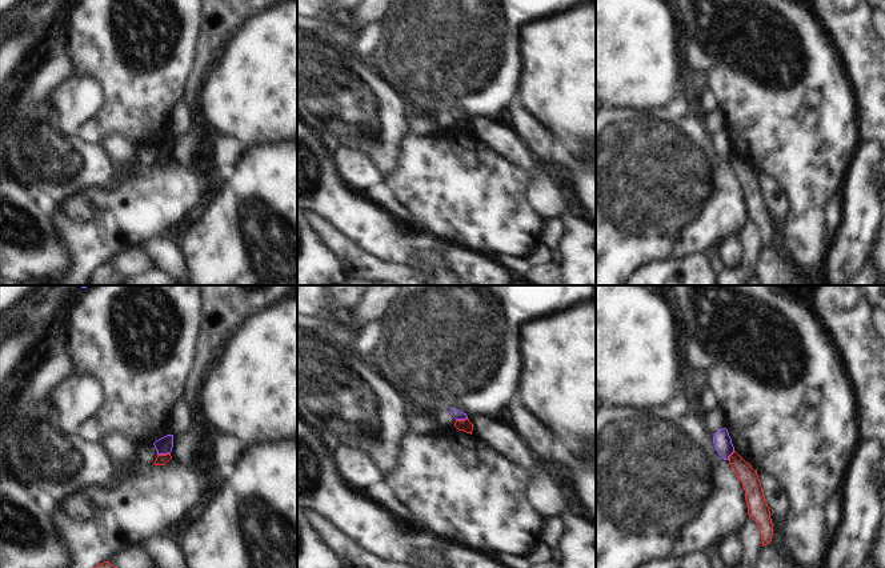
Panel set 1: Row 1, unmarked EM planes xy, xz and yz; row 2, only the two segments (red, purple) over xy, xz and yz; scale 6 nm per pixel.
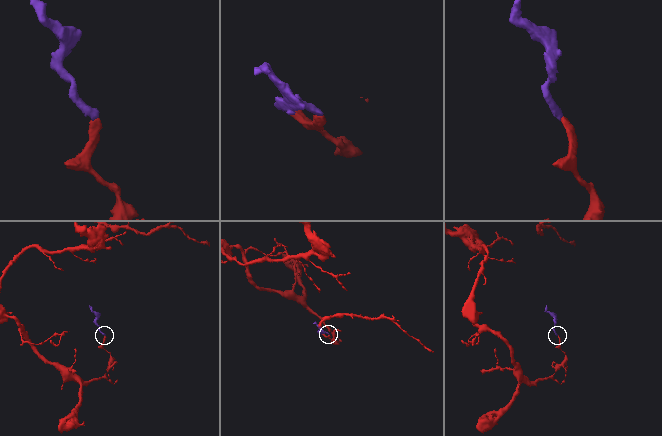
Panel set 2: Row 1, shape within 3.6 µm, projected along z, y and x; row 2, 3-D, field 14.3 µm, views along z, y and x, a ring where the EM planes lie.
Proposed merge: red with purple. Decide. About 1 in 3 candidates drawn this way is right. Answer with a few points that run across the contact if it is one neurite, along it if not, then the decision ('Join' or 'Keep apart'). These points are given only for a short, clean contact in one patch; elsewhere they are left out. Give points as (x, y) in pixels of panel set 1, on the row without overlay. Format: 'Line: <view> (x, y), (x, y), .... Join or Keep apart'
Line: xy (169, 154), (157, 156). Keep apart

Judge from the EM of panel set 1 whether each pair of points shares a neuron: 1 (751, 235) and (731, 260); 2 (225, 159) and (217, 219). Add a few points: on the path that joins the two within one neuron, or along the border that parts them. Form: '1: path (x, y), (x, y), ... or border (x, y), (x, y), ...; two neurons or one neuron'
1: border (739, 238), (744, 248), (744, 263), (740, 271); two neurons
2: border (241, 156), (233, 171), (223, 182); two neurons

